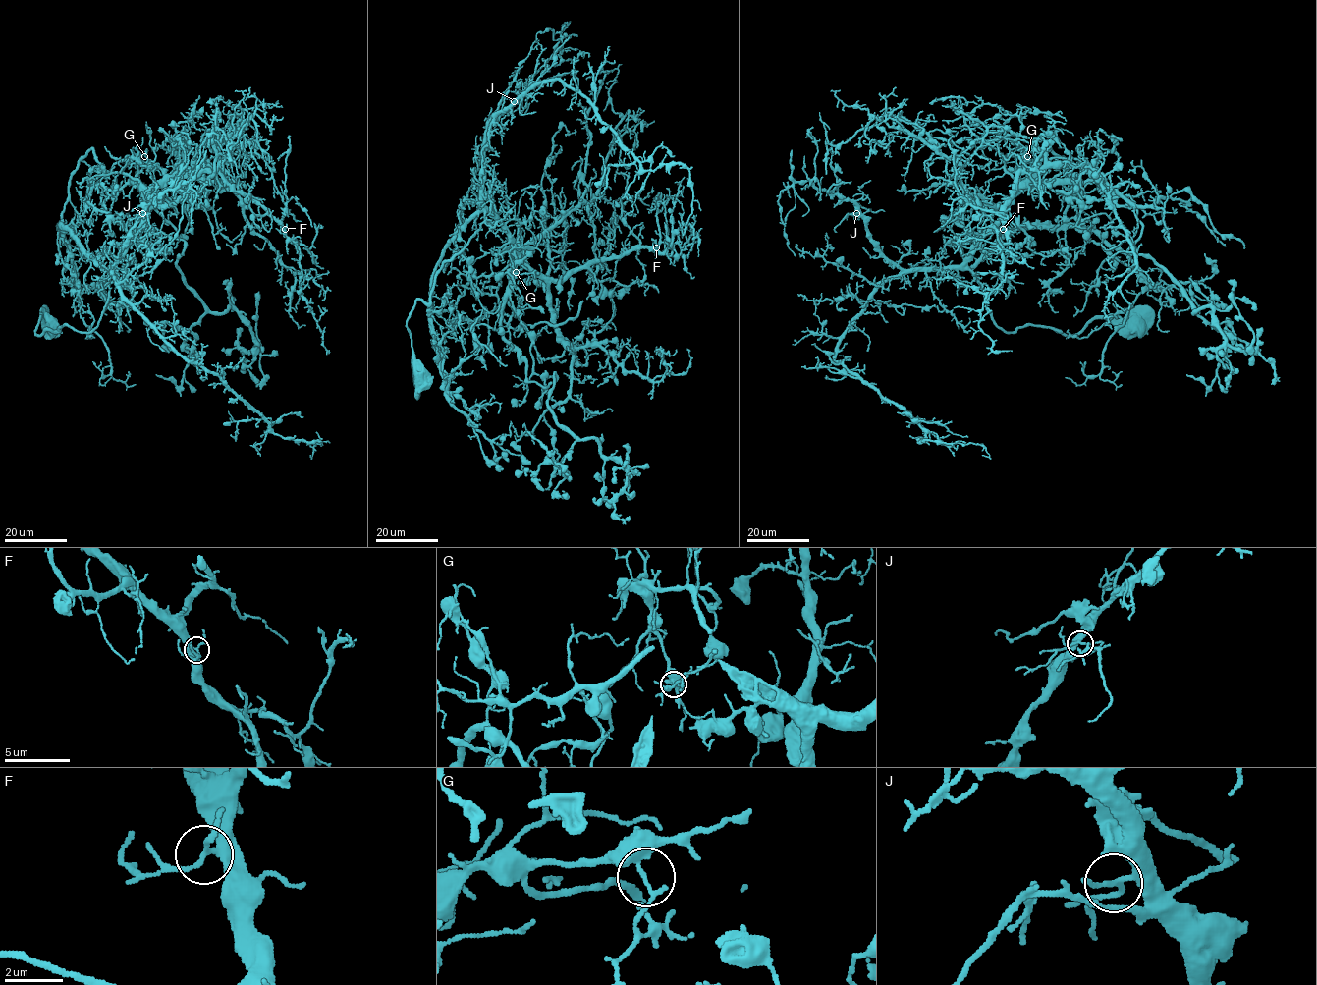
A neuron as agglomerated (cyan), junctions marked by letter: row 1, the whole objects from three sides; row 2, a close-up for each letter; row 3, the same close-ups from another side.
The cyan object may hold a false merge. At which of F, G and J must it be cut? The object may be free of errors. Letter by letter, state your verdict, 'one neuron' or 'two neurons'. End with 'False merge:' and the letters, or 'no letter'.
F: one neuron
G: two neurons
J: one neuron
False merge: G

